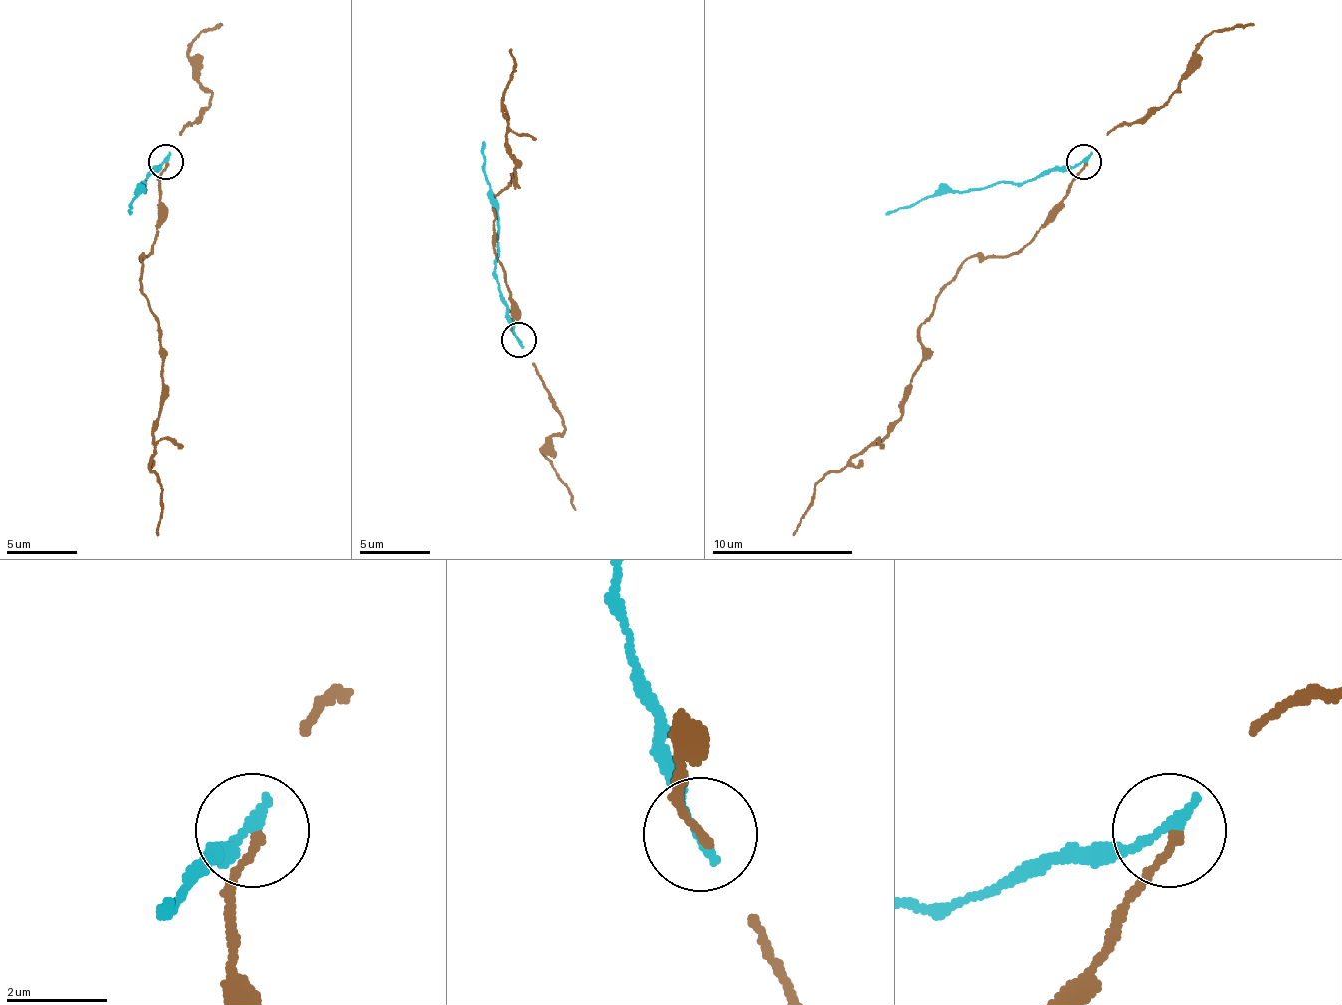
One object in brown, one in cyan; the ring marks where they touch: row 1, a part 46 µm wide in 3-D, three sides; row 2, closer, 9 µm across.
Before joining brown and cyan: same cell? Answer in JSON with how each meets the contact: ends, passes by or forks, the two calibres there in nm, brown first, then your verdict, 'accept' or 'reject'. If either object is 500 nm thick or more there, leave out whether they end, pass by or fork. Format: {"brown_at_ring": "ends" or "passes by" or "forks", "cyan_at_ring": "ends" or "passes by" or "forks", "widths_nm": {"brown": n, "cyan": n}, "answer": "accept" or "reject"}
{"brown_at_ring": "ends", "cyan_at_ring": "ends", "widths_nm": {"brown": 150, "cyan": 240}, "answer": "reject"}

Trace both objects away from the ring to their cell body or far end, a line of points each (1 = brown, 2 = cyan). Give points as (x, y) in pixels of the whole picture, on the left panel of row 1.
1: (164, 161), (154, 249), (140, 260), (140, 292), (157, 331), (161, 366), (150, 469), (161, 487), (157, 536)
2: (164, 161), (143, 182), (132, 214)

